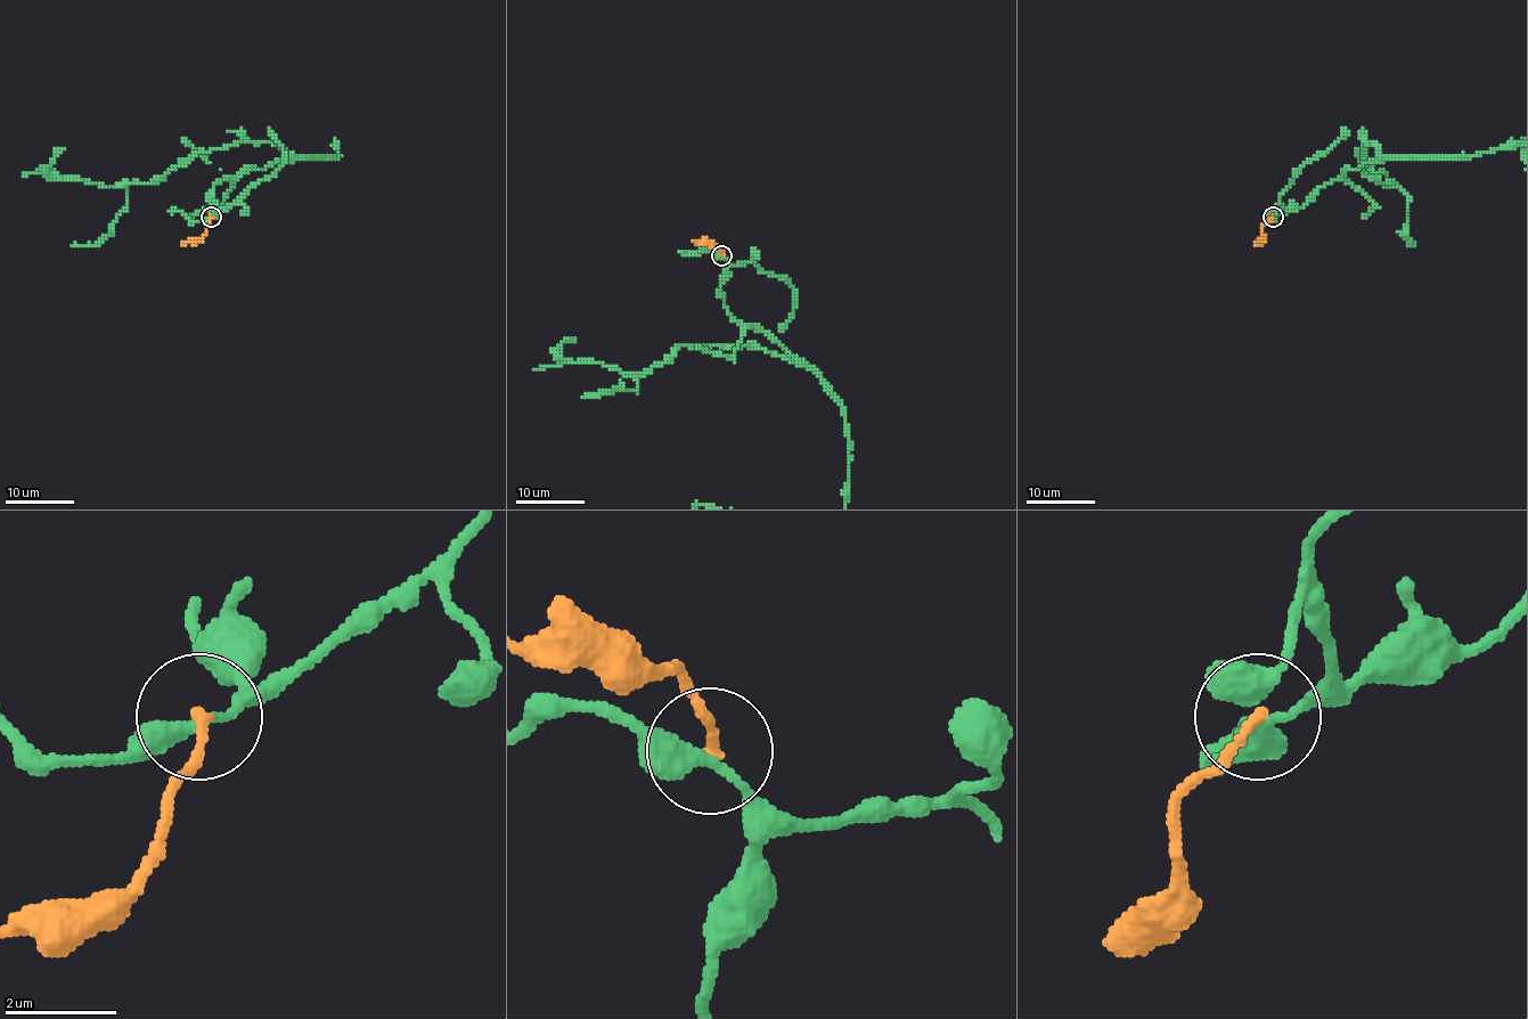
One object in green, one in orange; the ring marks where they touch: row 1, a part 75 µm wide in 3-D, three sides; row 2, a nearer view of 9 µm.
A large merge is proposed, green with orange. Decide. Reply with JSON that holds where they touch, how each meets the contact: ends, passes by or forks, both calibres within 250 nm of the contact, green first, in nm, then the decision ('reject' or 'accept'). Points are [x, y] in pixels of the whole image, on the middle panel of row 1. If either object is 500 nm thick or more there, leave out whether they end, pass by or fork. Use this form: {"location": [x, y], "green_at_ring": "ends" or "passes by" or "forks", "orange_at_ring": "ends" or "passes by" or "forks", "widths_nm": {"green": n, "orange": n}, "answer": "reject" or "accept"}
{"location": [721, 255], "green_at_ring": "passes by", "orange_at_ring": "ends", "widths_nm": {"green": 300, "orange": 190}, "answer": "reject"}

